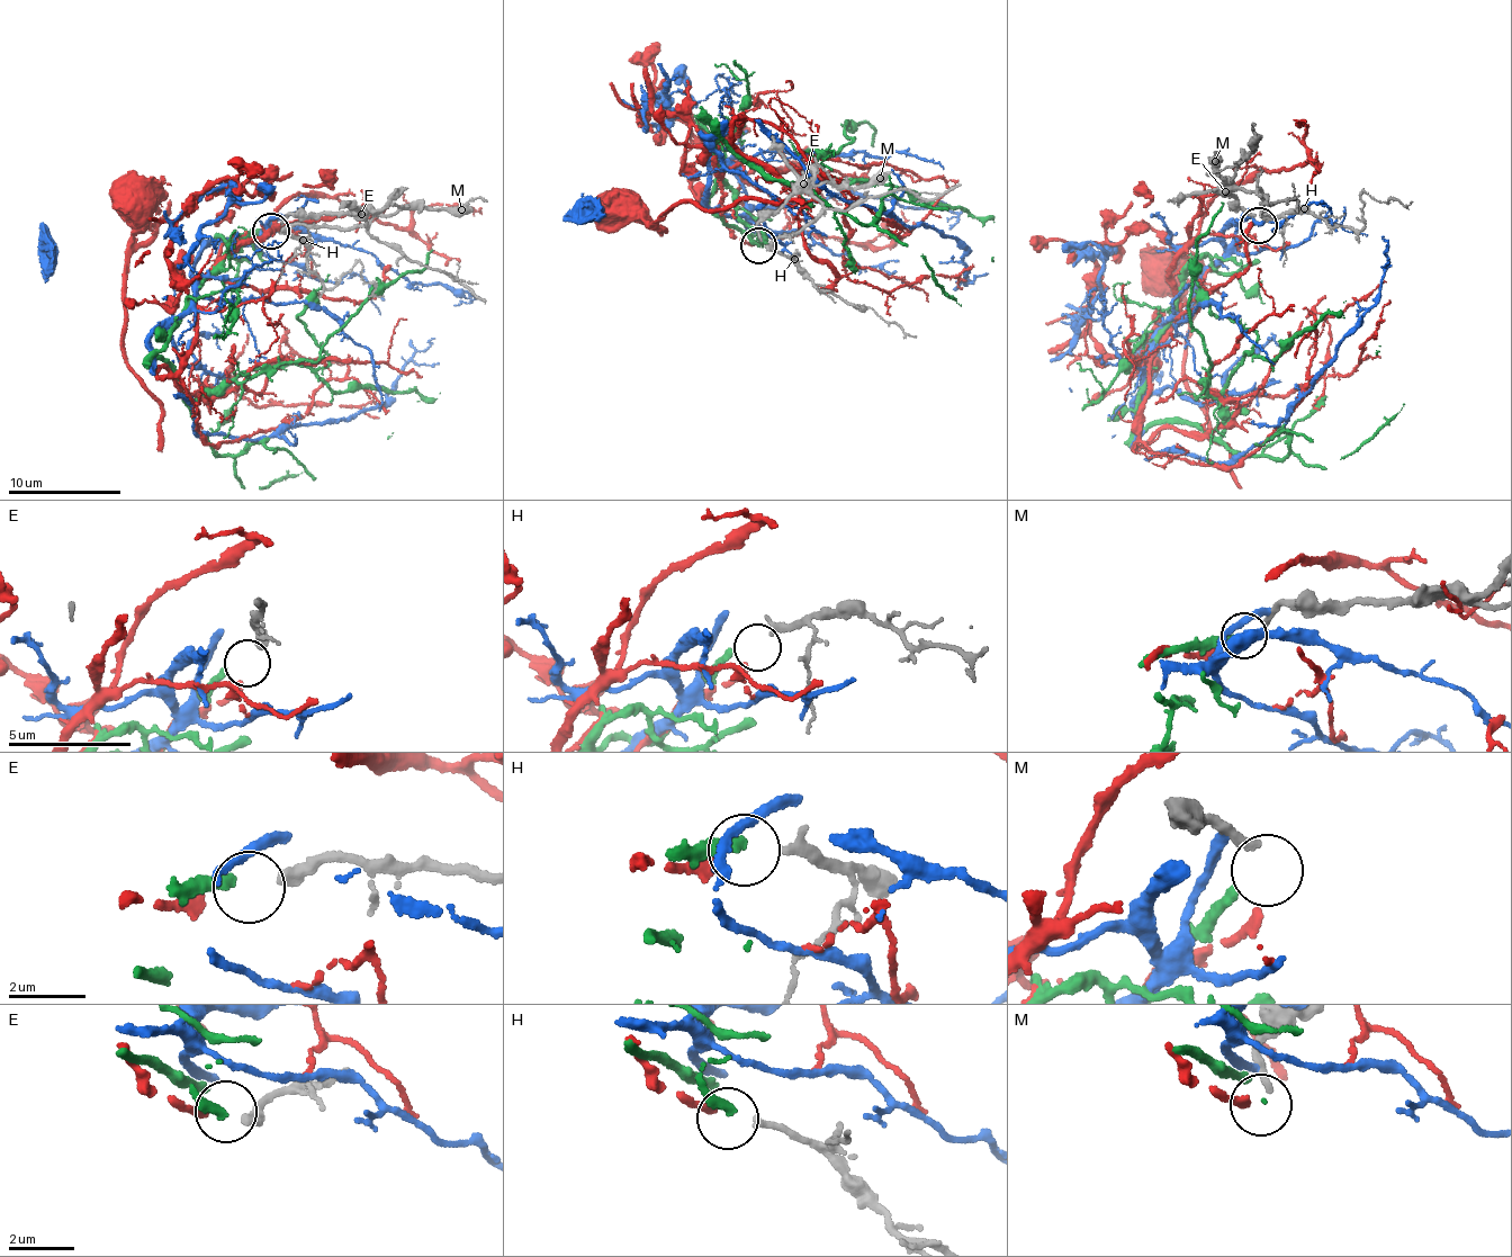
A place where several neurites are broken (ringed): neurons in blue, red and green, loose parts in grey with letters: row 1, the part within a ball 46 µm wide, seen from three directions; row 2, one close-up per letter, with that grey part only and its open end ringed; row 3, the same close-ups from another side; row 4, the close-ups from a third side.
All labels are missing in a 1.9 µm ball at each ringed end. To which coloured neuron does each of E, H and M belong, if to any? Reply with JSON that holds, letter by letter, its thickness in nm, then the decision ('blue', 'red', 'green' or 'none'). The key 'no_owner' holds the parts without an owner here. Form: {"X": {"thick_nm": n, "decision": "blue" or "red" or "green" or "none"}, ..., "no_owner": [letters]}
{"E": {"thick_nm": 320, "decision": "green"}, "H": {"thick_nm": 240, "decision": "red"}, "M": {"thick_nm": 240, "decision": "none"}, "no_owner": ["M"]}

